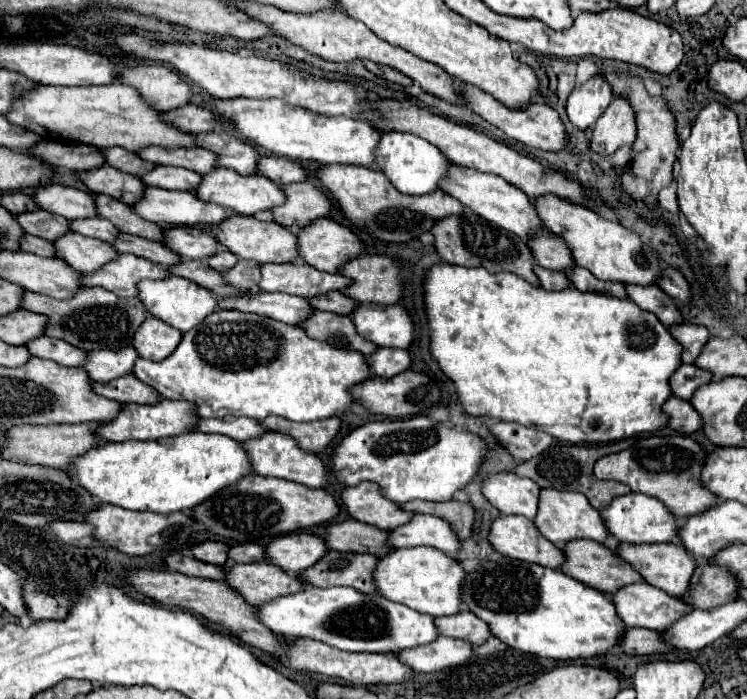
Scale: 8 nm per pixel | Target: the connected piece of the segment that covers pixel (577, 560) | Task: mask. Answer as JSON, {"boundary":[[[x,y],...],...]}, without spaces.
{"boundary":[[[574,540],[564,548],[564,552],[566,552],[566,564],[562,566],[562,572],[592,586],[592,588],[596,588],[596,590],[600,590],[600,592],[614,594],[624,586],[630,586],[634,582],[642,582],[640,572],[630,568],[630,564],[626,560],[622,560],[614,550],[610,550],[598,542]]]}

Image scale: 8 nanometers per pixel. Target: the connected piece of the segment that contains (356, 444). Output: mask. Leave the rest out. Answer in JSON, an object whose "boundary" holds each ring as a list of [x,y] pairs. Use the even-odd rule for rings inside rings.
{"boundary":[[[412,416],[412,418],[402,418],[402,420],[386,418],[386,420],[368,422],[356,428],[354,432],[350,432],[340,442],[340,446],[336,448],[332,456],[334,460],[332,470],[336,478],[344,482],[346,486],[356,486],[364,480],[380,484],[382,494],[386,494],[386,498],[398,504],[404,504],[410,500],[446,502],[446,500],[452,500],[458,490],[466,488],[478,476],[480,464],[484,462],[484,458],[488,458],[488,454],[490,454],[490,448],[486,446],[486,442],[478,434],[472,434],[468,430],[446,426],[428,416]]]}

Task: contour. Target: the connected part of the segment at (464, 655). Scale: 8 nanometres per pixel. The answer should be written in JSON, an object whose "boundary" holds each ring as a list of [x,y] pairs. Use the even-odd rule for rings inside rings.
{"boundary":[[[442,636],[442,640],[434,640],[434,644],[410,648],[410,652],[398,652],[398,656],[414,668],[414,672],[442,672],[466,664],[472,658],[472,648],[466,640]]]}

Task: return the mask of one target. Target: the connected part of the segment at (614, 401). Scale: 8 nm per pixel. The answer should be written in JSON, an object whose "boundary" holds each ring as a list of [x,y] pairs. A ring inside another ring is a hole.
{"boundary":[[[438,264],[434,266],[426,276],[426,310],[428,310],[428,322],[430,322],[430,352],[438,360],[442,372],[454,380],[456,390],[460,394],[460,402],[464,410],[472,416],[492,416],[506,422],[518,422],[524,426],[542,428],[550,436],[558,438],[566,444],[598,444],[598,442],[614,442],[624,440],[634,434],[642,432],[656,432],[664,426],[668,426],[670,416],[662,410],[664,402],[672,396],[670,392],[670,374],[676,372],[676,368],[682,364],[682,344],[678,344],[672,334],[666,330],[666,326],[650,312],[644,312],[638,308],[632,300],[618,300],[614,296],[606,294],[592,294],[592,292],[580,292],[576,288],[566,288],[558,292],[548,292],[544,288],[534,288],[526,284],[526,280],[500,272],[500,274],[488,274],[484,268],[464,268],[464,266],[450,266],[450,264]]]}

